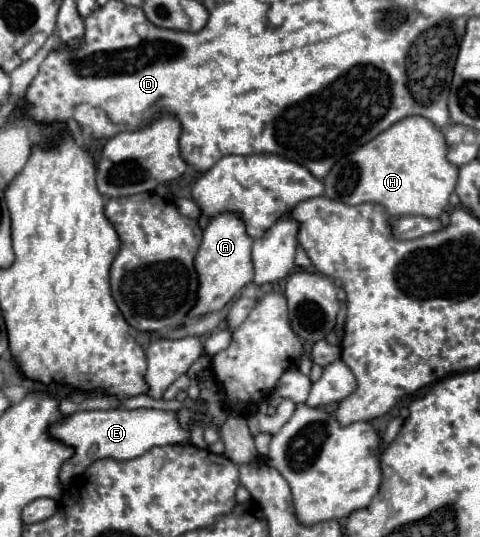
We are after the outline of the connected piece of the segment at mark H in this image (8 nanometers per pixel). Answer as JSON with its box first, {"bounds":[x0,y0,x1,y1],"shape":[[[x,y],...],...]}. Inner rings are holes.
{"bounds":[322,115,458,217],"shape":[[[410,115],[340,159],[322,183],[330,199],[346,205],[380,203],[392,217],[440,217],[458,181],[458,167],[446,159],[446,153],[448,145],[442,131],[428,119]]]}

